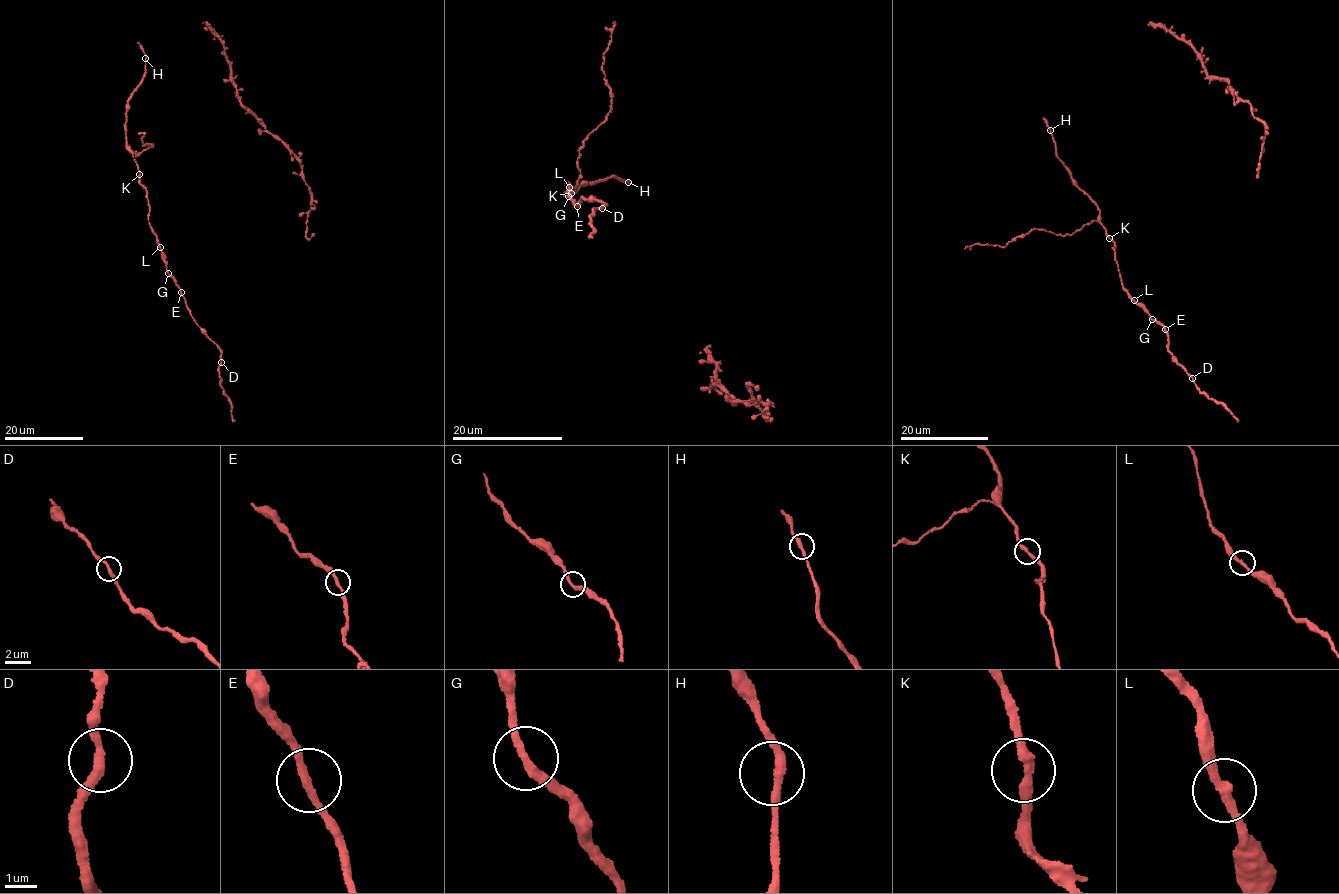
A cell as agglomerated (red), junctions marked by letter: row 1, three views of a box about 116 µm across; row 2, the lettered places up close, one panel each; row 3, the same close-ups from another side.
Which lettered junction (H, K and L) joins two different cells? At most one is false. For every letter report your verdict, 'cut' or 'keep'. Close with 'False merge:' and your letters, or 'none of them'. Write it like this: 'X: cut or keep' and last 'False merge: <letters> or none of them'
H: keep
K: keep
L: keep
False merge: none of them

